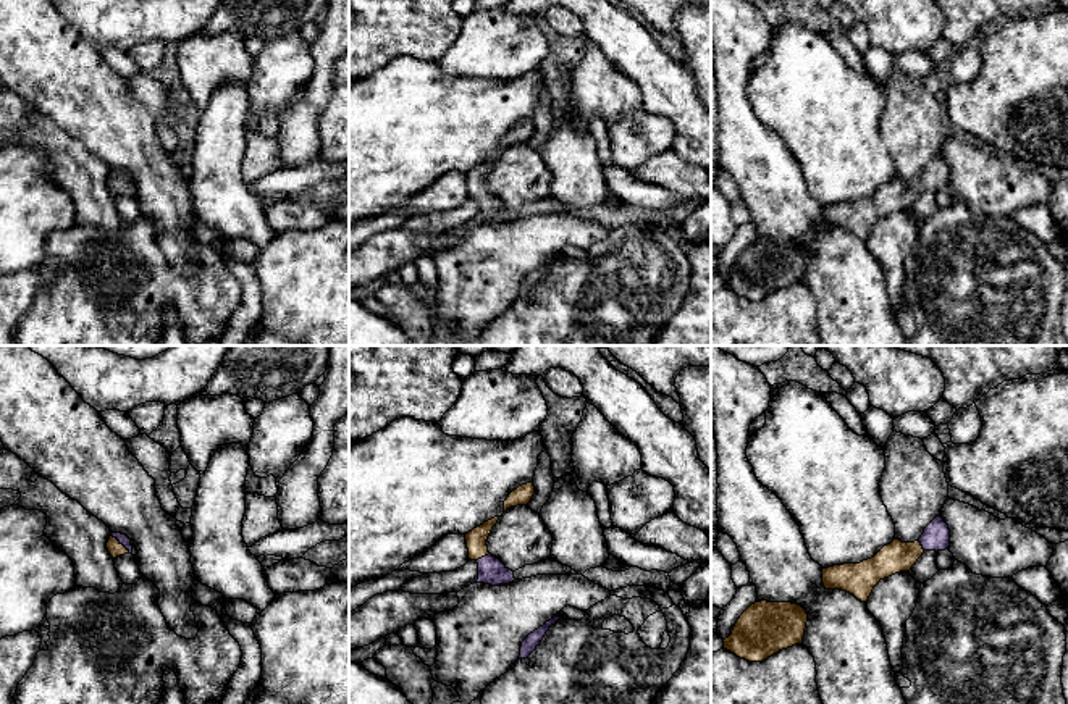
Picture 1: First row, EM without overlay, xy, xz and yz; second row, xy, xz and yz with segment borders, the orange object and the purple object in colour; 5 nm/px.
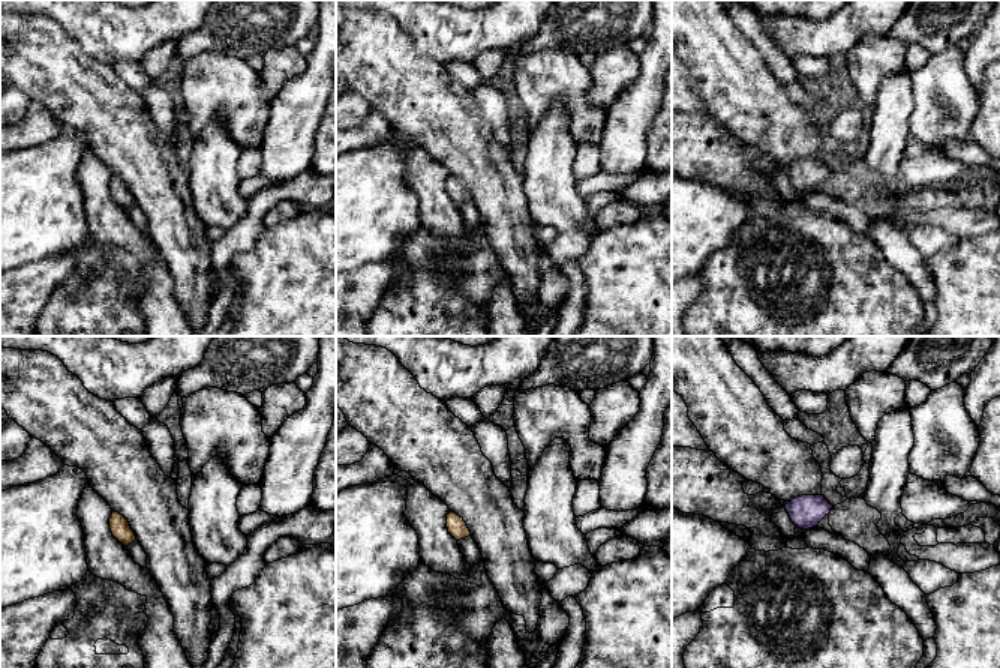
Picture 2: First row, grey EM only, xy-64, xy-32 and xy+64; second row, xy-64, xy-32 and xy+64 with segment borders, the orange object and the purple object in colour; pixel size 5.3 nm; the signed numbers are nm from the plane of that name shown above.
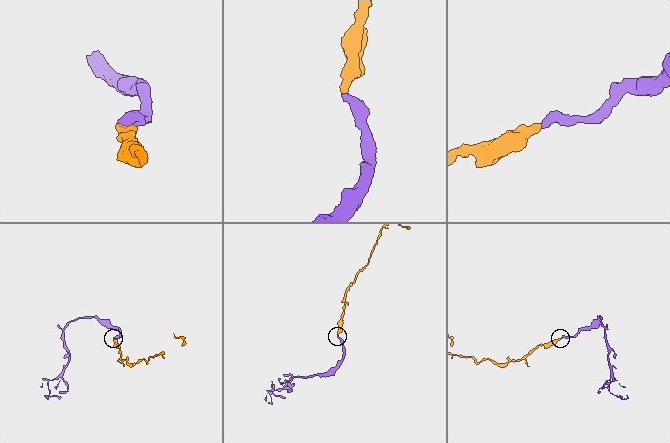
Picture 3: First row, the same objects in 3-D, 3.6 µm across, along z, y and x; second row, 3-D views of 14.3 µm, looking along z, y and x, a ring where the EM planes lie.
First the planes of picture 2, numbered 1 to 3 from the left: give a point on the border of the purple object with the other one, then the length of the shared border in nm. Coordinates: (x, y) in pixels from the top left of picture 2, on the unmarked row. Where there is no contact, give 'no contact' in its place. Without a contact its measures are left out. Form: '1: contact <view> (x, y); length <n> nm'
1: no contact
2: no contact
3: no contact

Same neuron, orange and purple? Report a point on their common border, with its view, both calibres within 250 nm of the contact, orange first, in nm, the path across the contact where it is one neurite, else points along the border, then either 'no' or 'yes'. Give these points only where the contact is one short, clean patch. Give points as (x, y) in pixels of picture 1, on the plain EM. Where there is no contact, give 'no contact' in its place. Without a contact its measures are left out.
contact xy (121, 183); calibres 70 and 50 nm; way xy (113, 184), (121, 183), (123, 178); yes

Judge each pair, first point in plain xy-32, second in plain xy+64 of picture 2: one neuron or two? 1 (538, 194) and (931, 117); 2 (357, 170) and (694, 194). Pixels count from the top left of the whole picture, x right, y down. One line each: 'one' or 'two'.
1: two
2: one

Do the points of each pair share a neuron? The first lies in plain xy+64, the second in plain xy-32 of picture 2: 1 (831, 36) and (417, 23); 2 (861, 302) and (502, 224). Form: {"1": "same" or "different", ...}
{"1": "same", "2": "different"}

